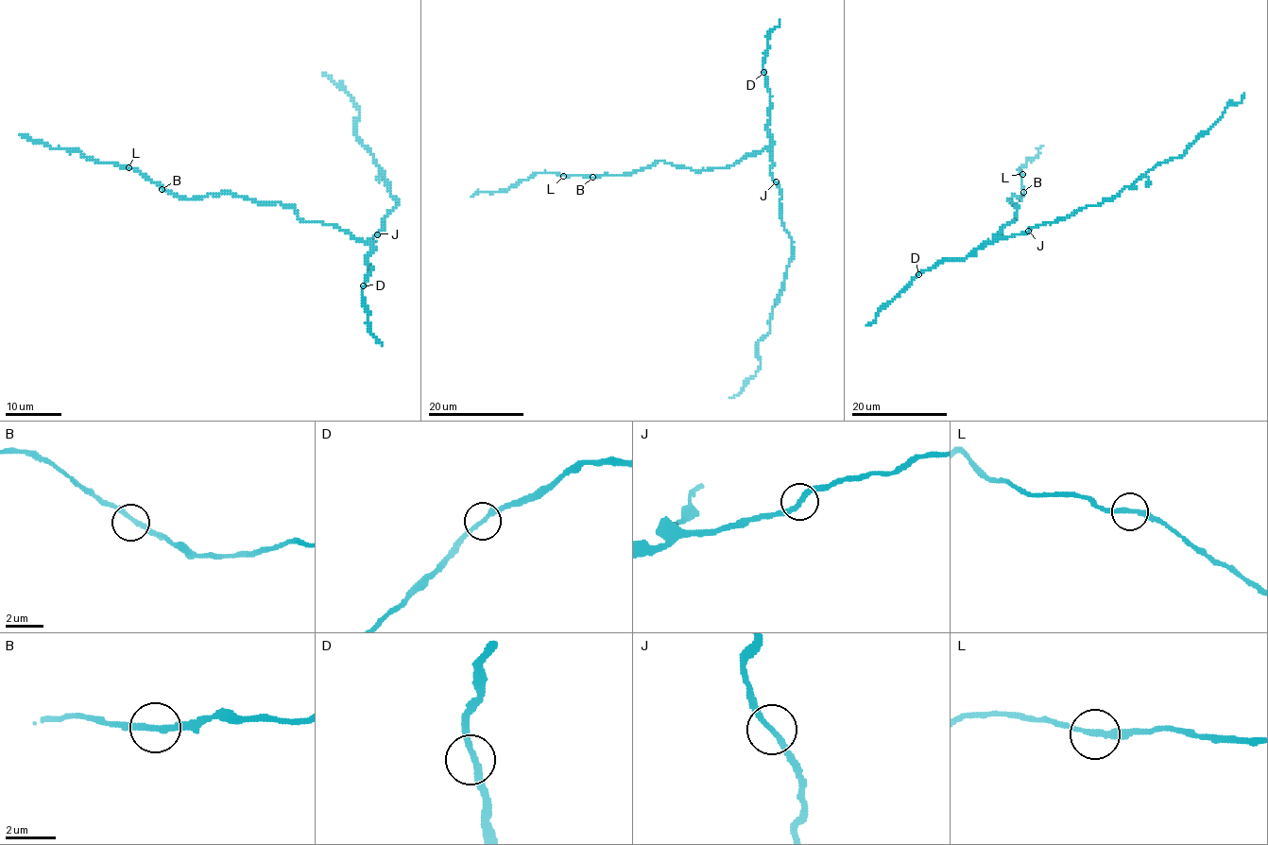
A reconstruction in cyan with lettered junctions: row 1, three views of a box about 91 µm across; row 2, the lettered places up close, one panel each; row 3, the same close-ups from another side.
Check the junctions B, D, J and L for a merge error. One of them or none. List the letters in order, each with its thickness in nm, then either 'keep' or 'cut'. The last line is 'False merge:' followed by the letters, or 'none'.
B: 240 nm thick; keep
D: 240 nm thick; keep
J: 240 nm thick; keep
L: 260 nm thick; keep
False merge: none

